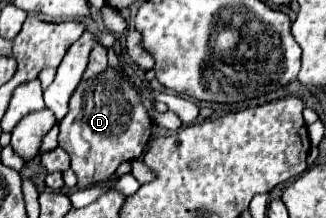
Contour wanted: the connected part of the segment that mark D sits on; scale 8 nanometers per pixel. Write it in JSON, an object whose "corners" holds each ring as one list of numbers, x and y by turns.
{"corners":[[106,69,98,77,80,81,70,97,70,111,60,123,58,145,70,155,78,189,108,181,120,163,138,159,152,135,152,121,136,89,116,69]]}

